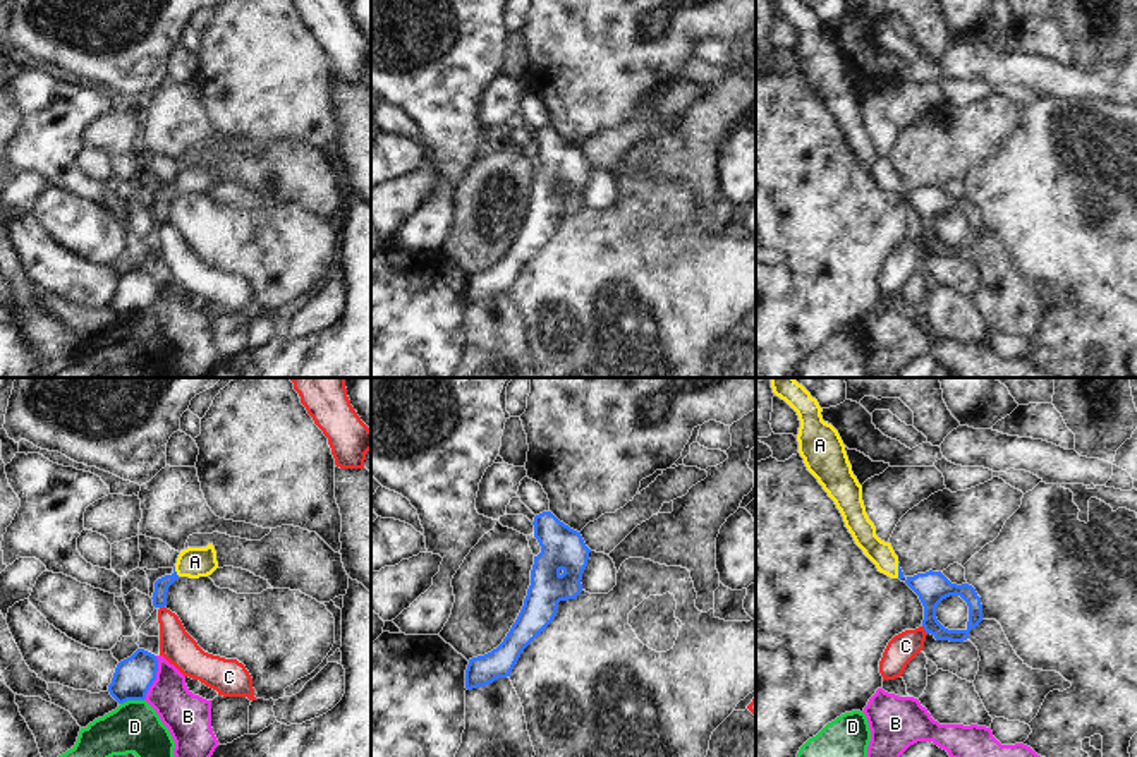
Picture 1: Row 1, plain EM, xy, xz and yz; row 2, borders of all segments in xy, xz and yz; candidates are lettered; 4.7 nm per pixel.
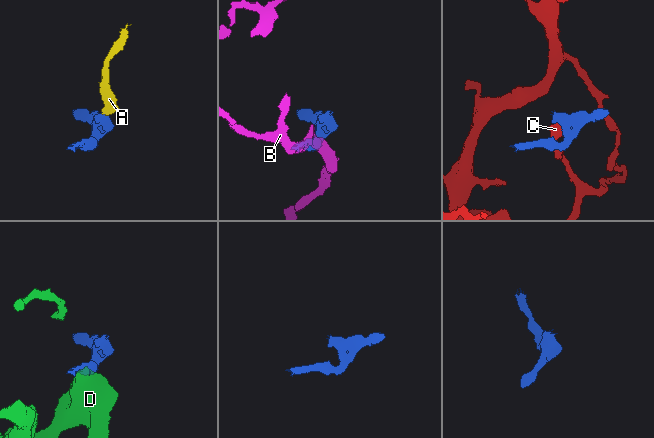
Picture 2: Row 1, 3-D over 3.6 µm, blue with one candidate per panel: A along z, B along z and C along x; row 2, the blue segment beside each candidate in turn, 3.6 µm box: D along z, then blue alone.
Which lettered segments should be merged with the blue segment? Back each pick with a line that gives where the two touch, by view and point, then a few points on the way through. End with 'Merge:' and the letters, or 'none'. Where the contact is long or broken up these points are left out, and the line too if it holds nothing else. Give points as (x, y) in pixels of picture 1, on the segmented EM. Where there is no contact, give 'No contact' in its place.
A: Touches blue at xy (176, 572). Path across: xy (162, 584), (176, 572), (194, 562)
Merge: A

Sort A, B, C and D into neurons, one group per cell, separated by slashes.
A / B / C / D

